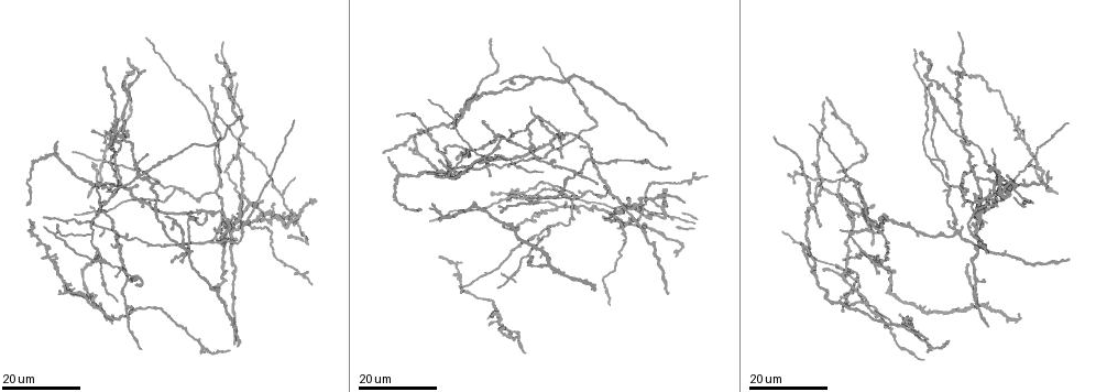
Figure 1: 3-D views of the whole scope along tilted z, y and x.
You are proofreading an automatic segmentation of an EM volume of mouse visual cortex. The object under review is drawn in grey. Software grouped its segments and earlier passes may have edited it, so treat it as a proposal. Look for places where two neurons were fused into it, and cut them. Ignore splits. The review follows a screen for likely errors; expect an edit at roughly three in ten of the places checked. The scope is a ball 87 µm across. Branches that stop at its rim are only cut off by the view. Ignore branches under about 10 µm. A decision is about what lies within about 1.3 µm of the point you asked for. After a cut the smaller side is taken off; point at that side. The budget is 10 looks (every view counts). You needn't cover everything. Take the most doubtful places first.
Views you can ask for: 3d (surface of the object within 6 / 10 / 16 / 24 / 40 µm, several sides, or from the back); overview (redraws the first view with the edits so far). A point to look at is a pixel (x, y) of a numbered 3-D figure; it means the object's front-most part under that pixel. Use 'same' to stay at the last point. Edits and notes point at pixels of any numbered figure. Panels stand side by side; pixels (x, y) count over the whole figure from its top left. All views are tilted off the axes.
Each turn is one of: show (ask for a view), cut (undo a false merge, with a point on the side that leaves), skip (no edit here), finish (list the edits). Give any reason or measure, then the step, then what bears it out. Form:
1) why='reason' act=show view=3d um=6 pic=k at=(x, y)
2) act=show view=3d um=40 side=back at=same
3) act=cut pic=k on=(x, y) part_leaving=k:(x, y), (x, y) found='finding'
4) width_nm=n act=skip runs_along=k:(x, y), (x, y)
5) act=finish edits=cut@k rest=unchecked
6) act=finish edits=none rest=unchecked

why='four arms meet' act=show view=3d um=24 pic=1 at=(250, 203)

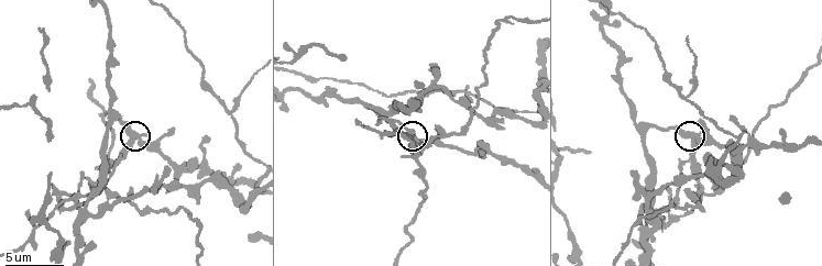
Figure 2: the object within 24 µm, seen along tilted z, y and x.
act=show view=3d um=10 pic=2 at=(132, 144)

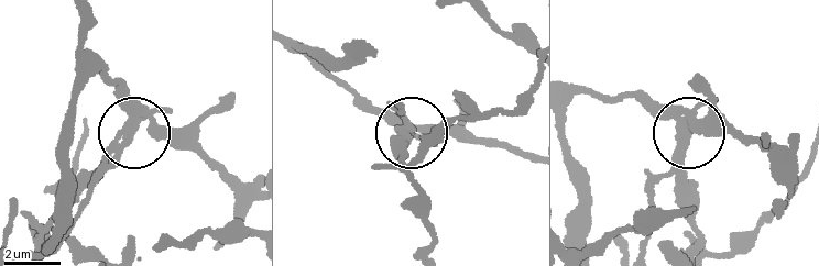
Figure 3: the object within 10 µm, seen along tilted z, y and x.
act=cut pic=3 on=(117, 148) part_leaving=3:(683, 114), (697, 231), (687, 248) found='two neurons meet here'

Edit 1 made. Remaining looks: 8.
why='looks like a crossing' act=show view=3d um=24 pic=1 at=(462, 110)

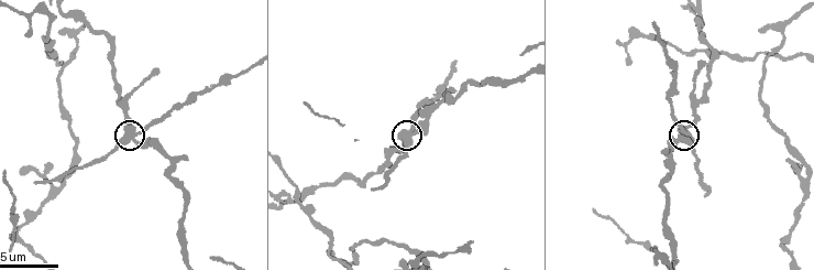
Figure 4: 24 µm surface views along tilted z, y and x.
act=show view=3d um=6 pic=4 at=(132, 133)

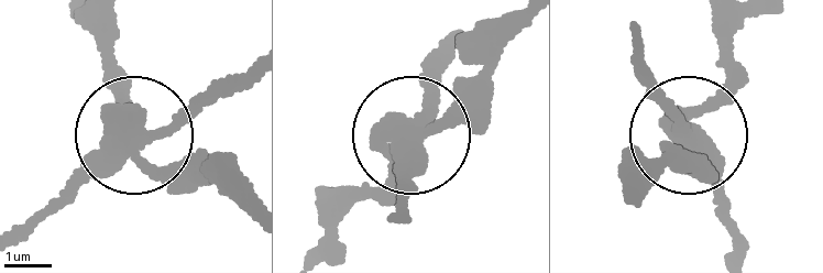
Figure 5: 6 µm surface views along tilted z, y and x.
arms=5 act=cut pic=5 on=(74, 170) found='two neurons meet here'

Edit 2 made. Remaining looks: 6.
act=show view=overview

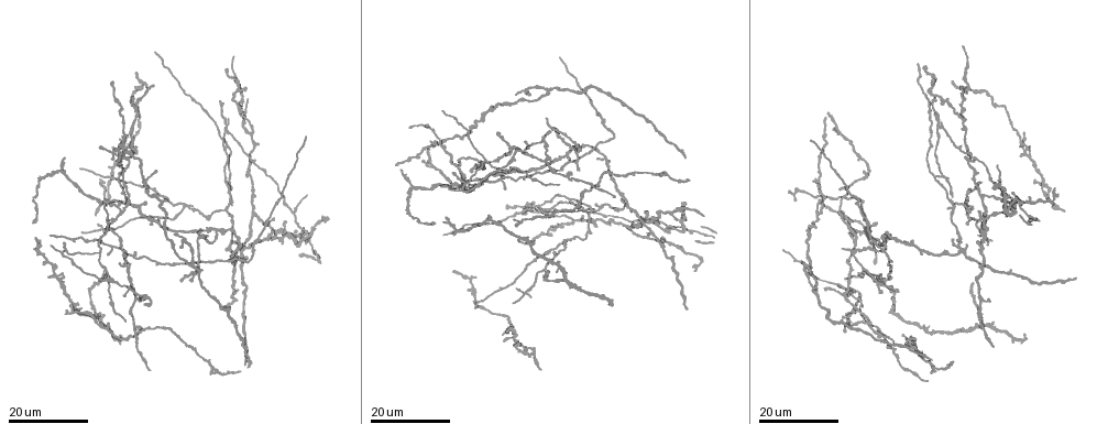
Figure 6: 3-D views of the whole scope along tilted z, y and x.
why='looks like a crossing' act=show view=3d um=24 pic=6 at=(985, 193)

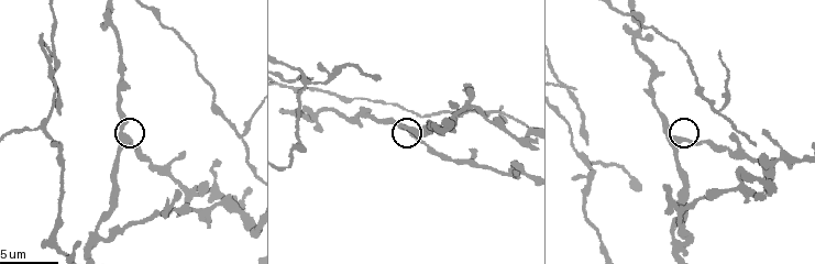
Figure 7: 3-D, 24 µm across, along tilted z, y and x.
why='zoom in' act=show view=3d um=6 pic=7 at=(128, 137)

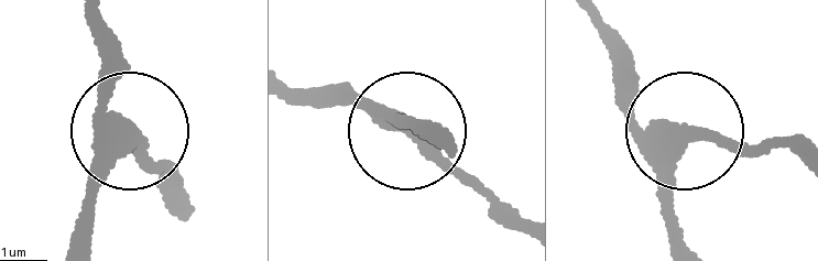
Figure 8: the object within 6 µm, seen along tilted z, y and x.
why='other side' act=show view=3d um=6 side=back pic=8 at=(675, 132)

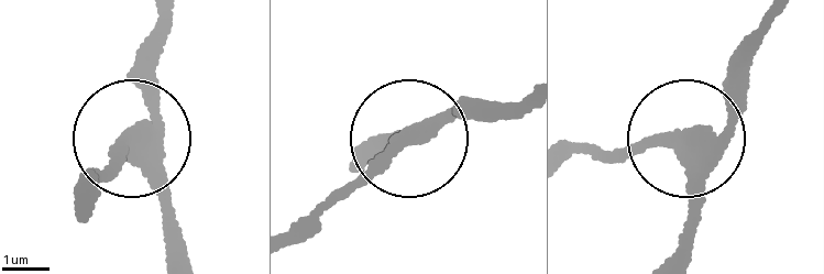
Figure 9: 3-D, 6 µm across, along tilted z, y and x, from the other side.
side_arm_um=29 act=skip runs_along=9:(179, 252), (168, 203), (128, 136), (118, 133), (87, 178) found='continuous, no second neuron'

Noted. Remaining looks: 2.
why='thin arm on a thick one' act=show view=3d um=24 pic=6 at=(854, 252)

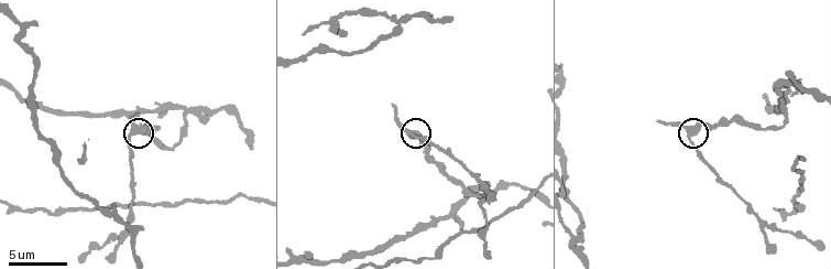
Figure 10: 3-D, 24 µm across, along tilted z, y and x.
why='zoom in' act=show view=3d um=10 pic=10 at=(134, 132)

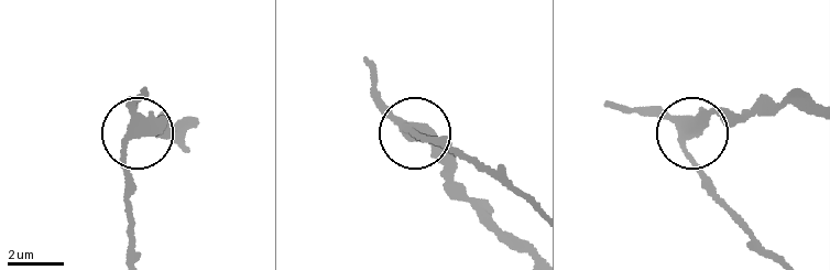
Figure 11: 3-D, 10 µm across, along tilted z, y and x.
arms=3 act=skip found='one neuron here'

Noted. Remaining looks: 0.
act=finish edits=cut@3,cut@5 rest=unchecked

